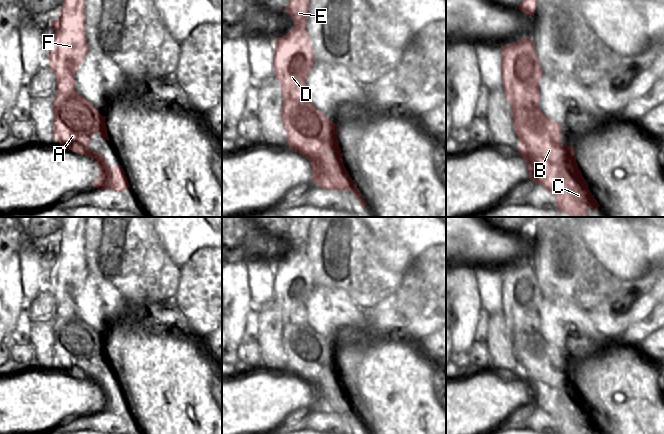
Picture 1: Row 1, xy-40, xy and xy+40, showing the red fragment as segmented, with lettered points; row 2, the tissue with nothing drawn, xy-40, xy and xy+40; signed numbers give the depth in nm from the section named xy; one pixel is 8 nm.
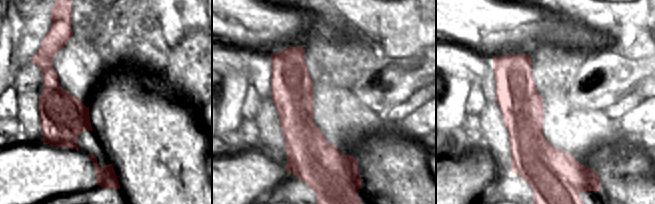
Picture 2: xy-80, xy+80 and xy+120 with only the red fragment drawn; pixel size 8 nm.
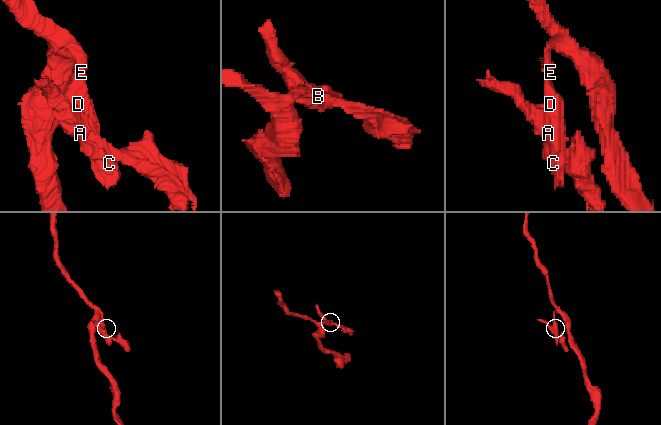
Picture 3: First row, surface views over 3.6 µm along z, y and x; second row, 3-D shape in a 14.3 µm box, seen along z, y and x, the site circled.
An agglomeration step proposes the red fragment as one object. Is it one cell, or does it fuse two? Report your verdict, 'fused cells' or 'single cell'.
fused cells

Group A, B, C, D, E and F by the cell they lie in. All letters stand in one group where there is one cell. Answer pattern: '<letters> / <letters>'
A B / C D E F

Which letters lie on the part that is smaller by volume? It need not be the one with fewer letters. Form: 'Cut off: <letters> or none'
Cut off: A, B

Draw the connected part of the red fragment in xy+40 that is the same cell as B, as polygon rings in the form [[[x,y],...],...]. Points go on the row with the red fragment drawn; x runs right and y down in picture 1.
[[[516,108],[511,110],[511,115],[519,146],[526,146],[528,152],[542,160],[564,166],[574,178],[582,176],[574,146],[561,143],[558,122],[548,118],[539,108]]]

